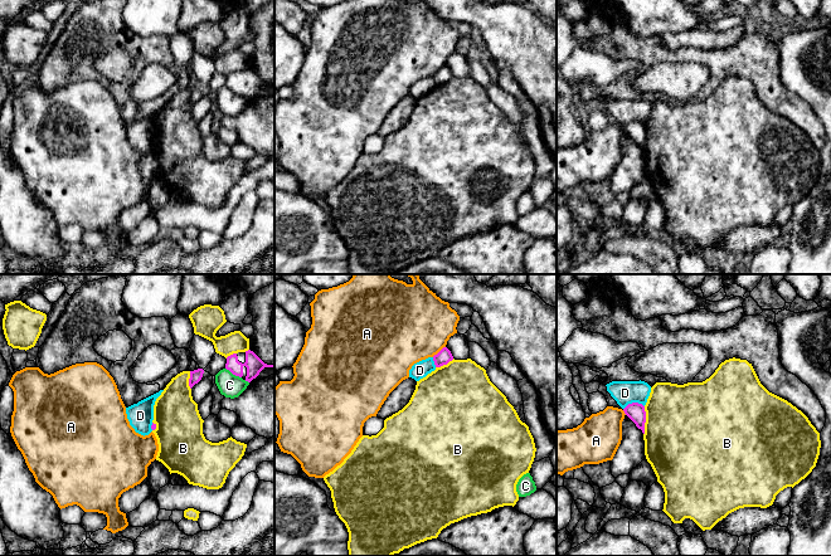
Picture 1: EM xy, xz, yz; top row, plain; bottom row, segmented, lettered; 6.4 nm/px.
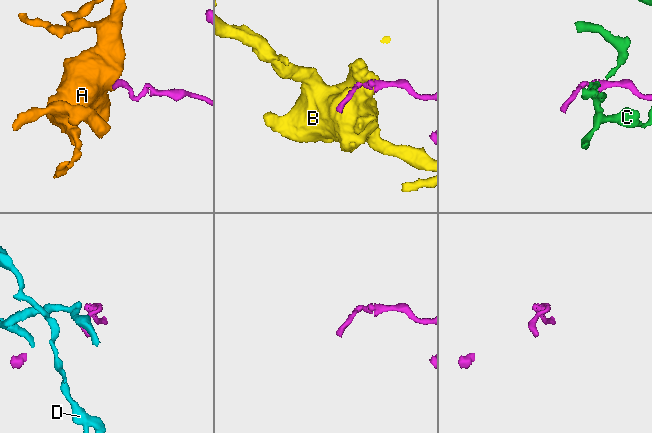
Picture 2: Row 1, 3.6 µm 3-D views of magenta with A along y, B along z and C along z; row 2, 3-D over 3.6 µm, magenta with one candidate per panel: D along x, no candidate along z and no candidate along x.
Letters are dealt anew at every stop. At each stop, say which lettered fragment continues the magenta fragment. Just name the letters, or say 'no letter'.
no letter

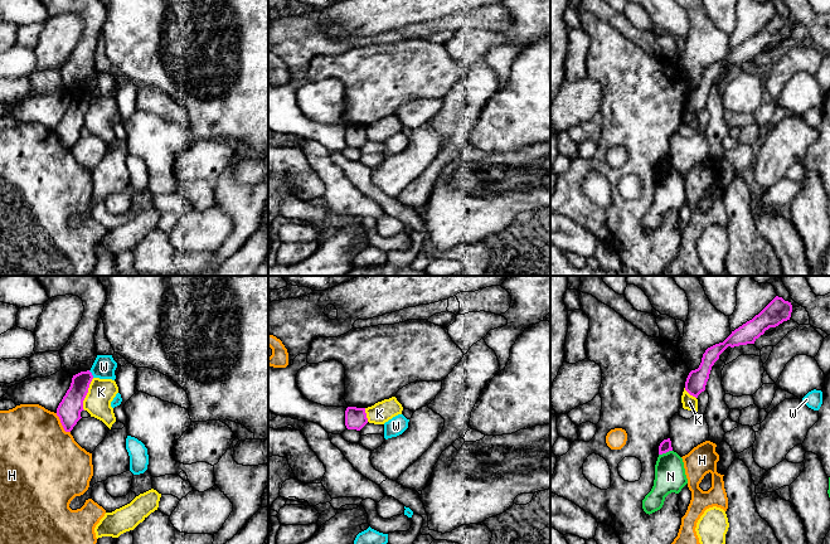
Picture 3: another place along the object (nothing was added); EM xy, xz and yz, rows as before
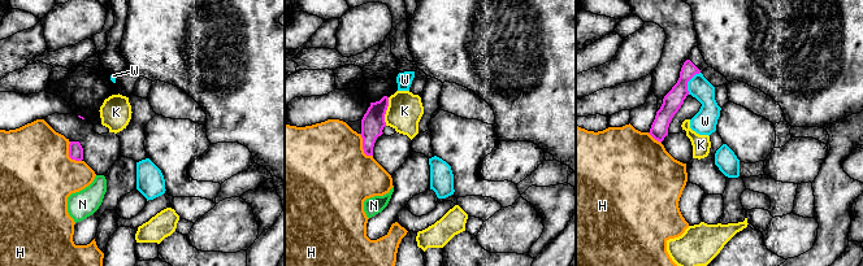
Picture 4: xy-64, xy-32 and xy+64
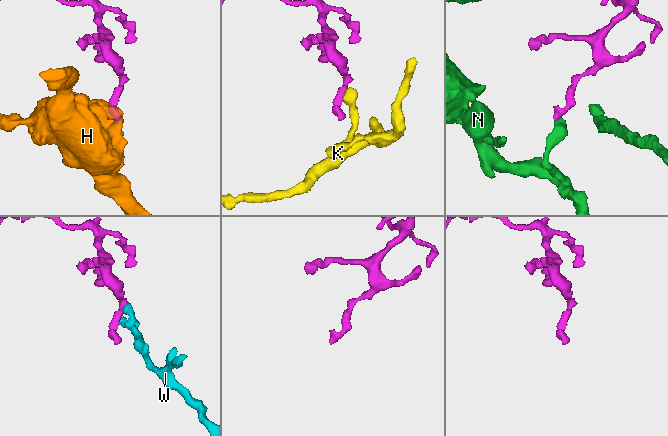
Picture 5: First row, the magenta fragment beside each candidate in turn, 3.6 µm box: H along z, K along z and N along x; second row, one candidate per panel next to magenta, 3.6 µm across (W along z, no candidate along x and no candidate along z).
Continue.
no letter

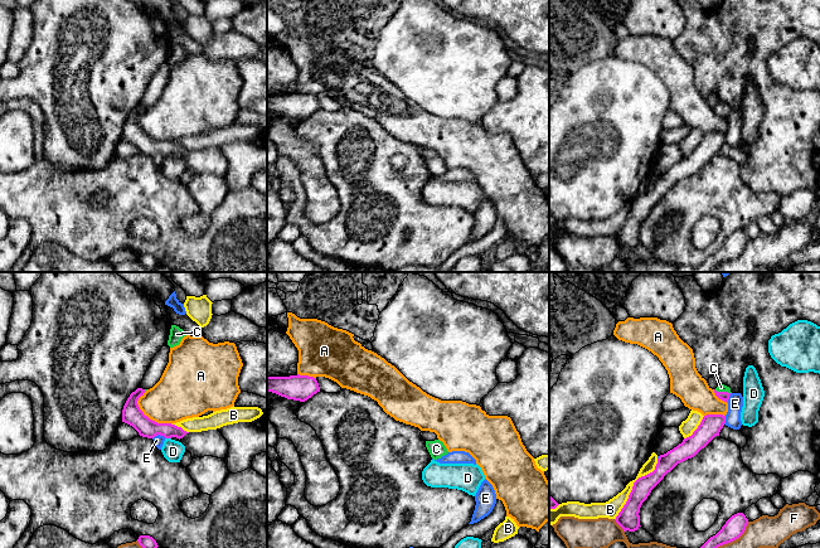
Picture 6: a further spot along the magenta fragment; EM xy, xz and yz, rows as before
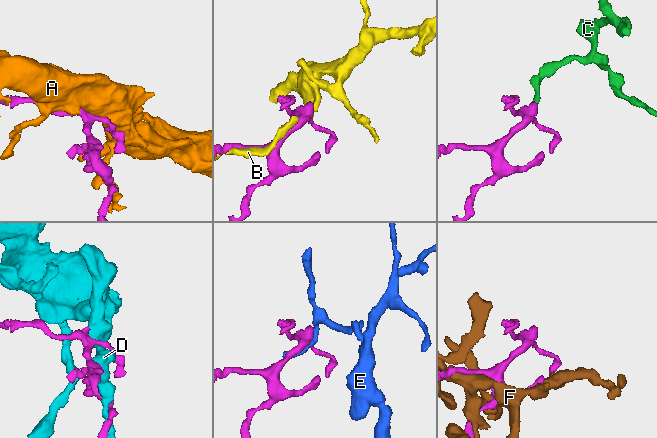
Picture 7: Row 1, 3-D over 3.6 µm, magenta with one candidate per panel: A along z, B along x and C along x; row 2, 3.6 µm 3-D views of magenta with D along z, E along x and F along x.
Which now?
C

